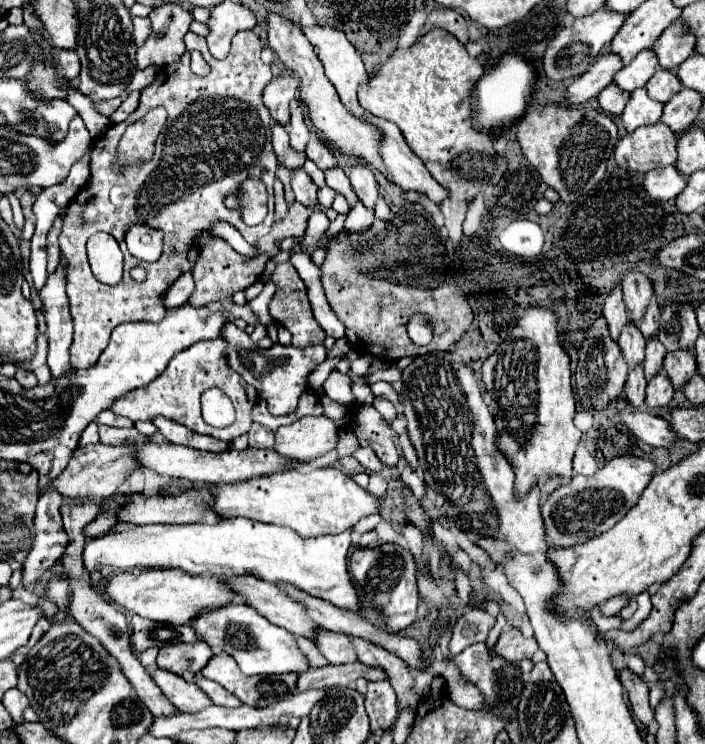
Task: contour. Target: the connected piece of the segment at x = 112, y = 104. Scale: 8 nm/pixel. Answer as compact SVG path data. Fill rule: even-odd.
M115 97L115 99L109 99L109 101L93 101L95 109L105 117L111 117L111 113L119 107L119 103L121 103L121 97Z

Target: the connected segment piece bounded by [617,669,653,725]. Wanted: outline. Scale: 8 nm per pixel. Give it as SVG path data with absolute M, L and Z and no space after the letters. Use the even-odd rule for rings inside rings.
M619 669L617 675L619 675L619 681L623 683L623 687L629 693L629 703L631 703L633 715L643 725L649 725L651 719L653 719L653 709L649 705L649 687L647 687L647 683L639 675L635 675L631 669Z

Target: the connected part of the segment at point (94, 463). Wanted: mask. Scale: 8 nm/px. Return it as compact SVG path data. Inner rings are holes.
M79 445L73 453L73 461L69 461L67 469L51 481L49 489L55 489L63 497L109 497L127 479L131 469L137 469L137 461L133 457L133 449L127 445Z

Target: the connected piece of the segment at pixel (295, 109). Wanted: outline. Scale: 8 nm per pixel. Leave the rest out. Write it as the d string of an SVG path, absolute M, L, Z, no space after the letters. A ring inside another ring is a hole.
M295 101L291 107L291 121L285 127L291 137L291 147L295 151L305 151L305 145L309 141L309 127L305 125L305 107L301 101Z

